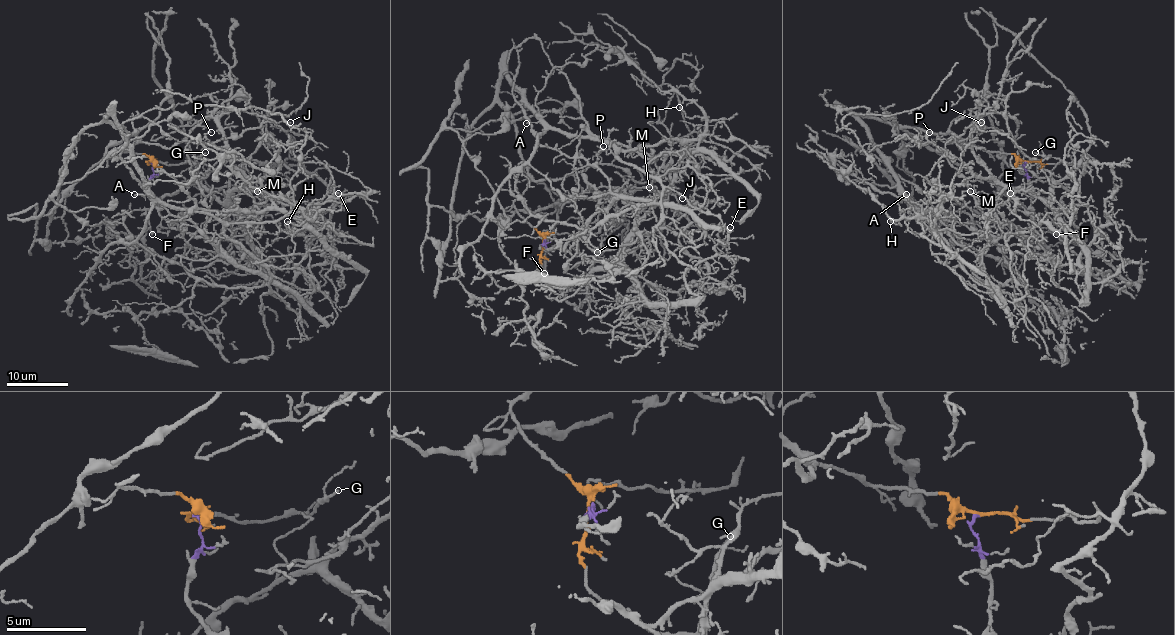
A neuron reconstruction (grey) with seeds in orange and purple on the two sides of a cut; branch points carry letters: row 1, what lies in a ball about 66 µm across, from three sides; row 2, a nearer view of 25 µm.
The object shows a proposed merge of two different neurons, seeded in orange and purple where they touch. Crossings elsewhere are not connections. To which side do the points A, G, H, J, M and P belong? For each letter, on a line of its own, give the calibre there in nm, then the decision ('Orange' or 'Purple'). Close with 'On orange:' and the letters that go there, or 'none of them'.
A: Thickness 110 nm. Orange
G: Thickness 140 nm. Orange
H: Thickness 120 nm. Purple
J: Thickness 100 nm. Orange
M: Thickness 160 nm. Purple
P: Thickness 110 nm. Orange
On orange: A, G, J, P

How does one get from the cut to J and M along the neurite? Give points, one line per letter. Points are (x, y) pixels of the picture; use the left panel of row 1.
J: (151, 161), (145, 154), (122, 151), (138, 141), (172, 147), (181, 141), (215, 143), (264, 122), (290, 122)
M: (151, 161), (171, 225), (232, 233), (236, 264), (256, 247), (230, 193), (281, 178), (256, 192)

